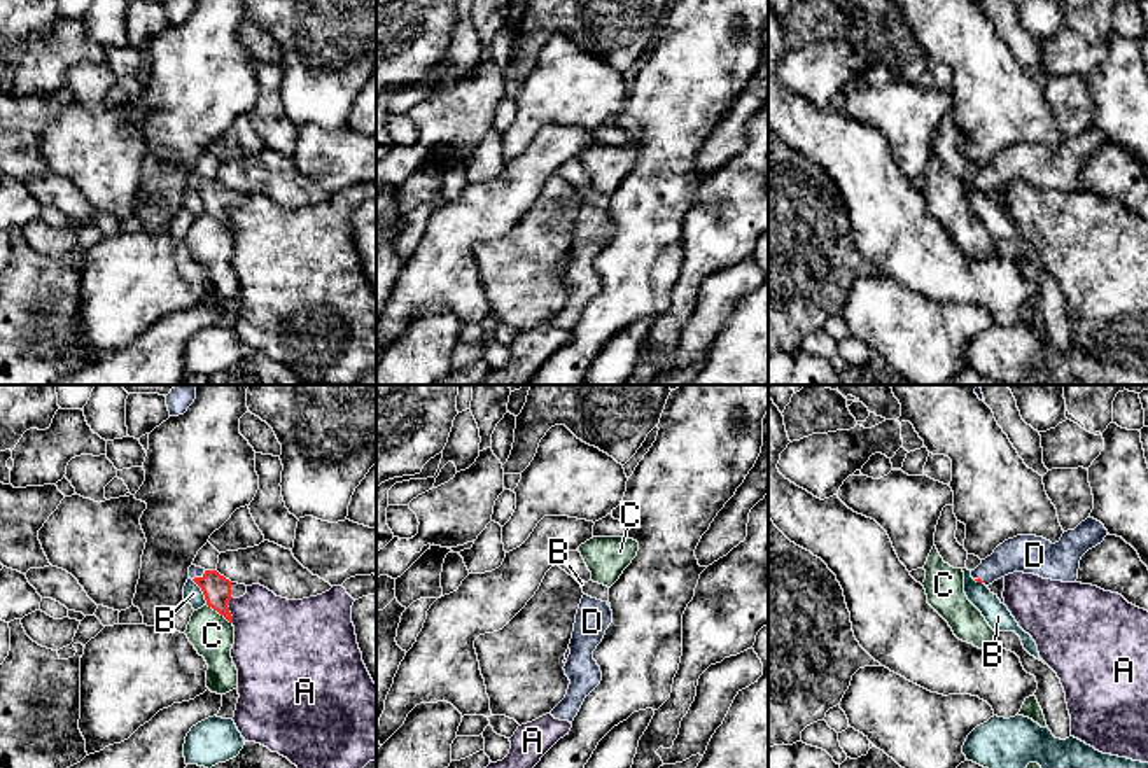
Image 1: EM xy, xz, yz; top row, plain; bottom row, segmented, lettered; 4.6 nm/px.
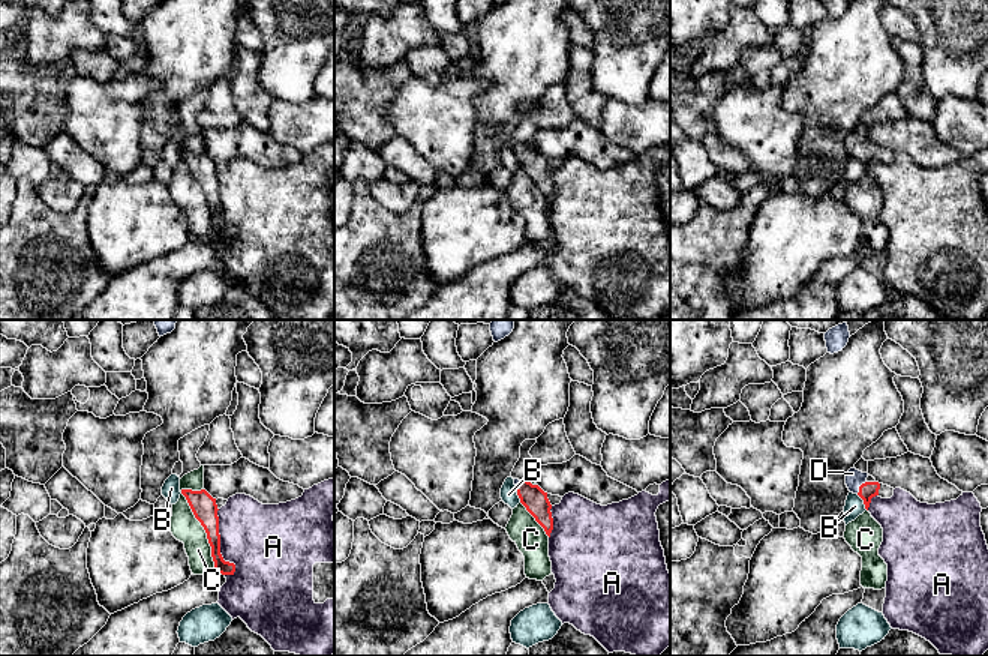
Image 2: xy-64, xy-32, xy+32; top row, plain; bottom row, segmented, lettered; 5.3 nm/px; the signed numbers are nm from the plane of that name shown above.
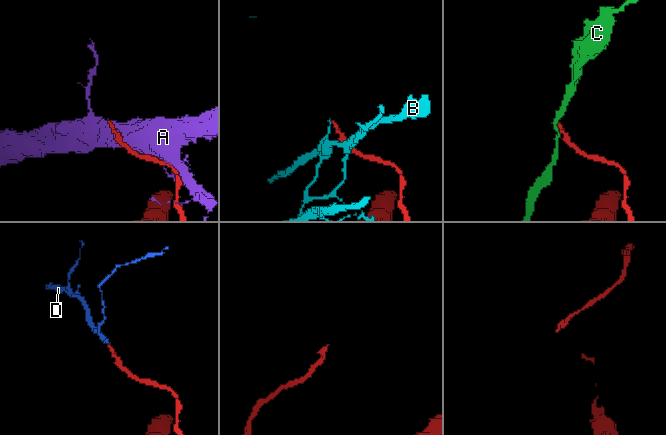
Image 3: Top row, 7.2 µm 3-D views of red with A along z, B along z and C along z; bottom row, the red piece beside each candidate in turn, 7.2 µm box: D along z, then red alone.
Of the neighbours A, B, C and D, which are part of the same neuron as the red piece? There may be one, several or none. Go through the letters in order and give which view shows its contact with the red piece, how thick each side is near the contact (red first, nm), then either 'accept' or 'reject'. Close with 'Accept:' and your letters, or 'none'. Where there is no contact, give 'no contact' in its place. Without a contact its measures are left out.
A: meets red in xy; 130 nm thick on the red side, 360 nm on the other; reject
B: meets red in xy; 130 nm thick on the red side, 90 nm on the other; reject
C: meets red in xy; 130 nm thick on the red side, 200 nm on the other; reject
D: meets red in xy; 130 nm thick on the red side, 50 nm on the other; accept
Accept: D

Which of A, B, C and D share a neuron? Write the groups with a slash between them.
A / B / C / D

